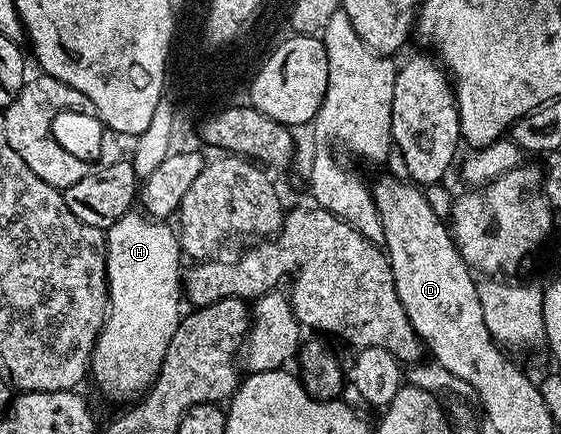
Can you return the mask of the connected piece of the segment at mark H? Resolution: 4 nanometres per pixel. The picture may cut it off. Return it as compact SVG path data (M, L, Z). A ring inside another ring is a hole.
M142 212L126 213L120 221L106 230L107 235L107 321L99 332L99 339L91 356L90 376L115 401L134 402L142 398L159 374L169 339L177 331L181 320L181 269L179 273L179 238L176 230L163 219L152 219Z

